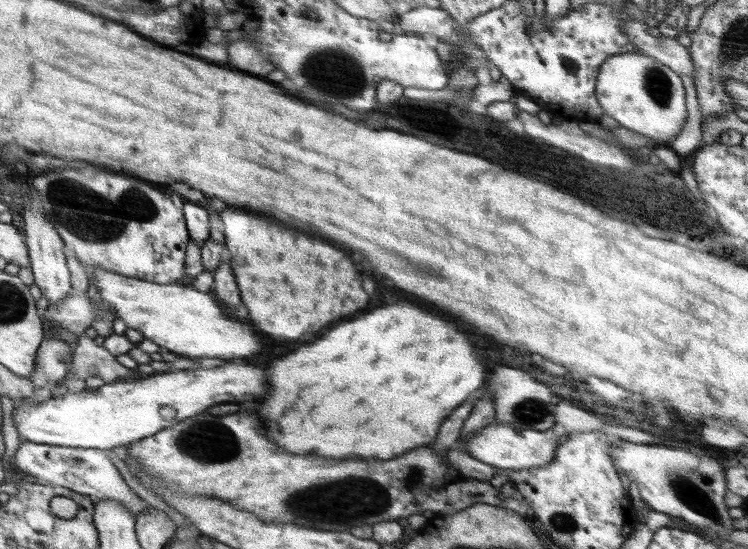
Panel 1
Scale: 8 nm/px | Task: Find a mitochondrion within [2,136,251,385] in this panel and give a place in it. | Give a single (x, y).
(86, 220)

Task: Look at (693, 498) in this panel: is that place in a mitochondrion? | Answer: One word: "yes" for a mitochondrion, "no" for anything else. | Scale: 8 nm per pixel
yes

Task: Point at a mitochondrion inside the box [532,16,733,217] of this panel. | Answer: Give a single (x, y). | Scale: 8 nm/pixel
(657, 84)

